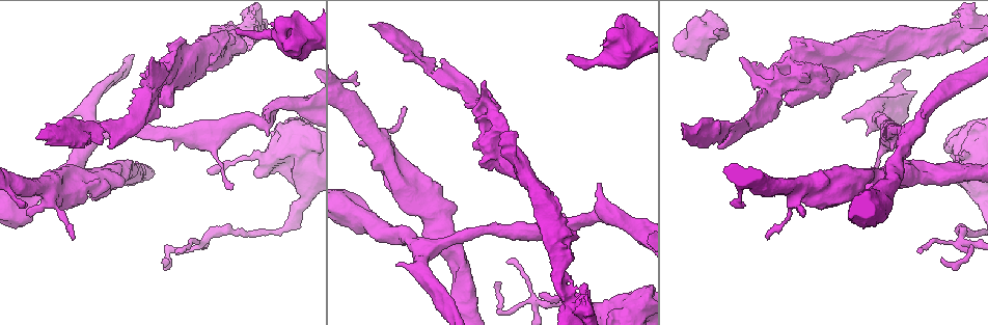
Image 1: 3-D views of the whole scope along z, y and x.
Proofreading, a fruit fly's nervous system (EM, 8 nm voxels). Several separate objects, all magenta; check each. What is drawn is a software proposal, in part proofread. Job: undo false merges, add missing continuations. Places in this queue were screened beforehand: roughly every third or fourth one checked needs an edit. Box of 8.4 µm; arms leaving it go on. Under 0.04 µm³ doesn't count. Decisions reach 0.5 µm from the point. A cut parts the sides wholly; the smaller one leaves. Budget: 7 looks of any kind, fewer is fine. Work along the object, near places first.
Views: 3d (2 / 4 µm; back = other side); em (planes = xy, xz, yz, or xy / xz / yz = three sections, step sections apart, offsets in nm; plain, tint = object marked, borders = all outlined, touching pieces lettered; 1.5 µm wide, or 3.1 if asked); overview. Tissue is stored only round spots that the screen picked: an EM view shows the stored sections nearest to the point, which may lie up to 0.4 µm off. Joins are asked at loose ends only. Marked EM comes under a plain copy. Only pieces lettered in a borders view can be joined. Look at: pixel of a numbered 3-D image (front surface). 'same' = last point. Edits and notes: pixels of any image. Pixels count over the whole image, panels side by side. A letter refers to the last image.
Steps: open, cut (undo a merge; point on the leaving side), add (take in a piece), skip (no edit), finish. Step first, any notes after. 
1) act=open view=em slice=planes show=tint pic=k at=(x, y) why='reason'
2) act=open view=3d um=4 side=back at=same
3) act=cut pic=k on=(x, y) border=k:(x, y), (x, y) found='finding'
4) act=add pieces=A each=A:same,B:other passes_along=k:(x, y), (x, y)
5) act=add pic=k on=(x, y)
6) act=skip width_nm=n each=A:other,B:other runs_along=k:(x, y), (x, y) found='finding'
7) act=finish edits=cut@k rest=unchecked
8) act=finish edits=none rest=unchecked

act=open view=3d um=4 pic=1 at=(570, 59) why='an open end'

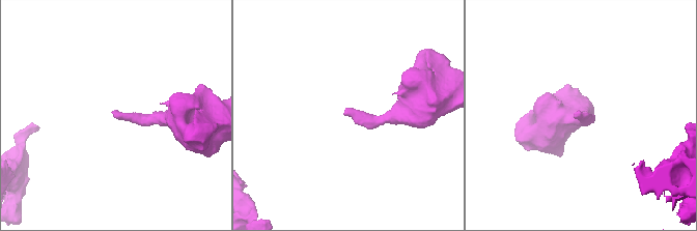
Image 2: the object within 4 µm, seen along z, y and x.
act=open view=em slice=xz step=4 show=borders pic=2 at=(577, 112) why='need the tissue'

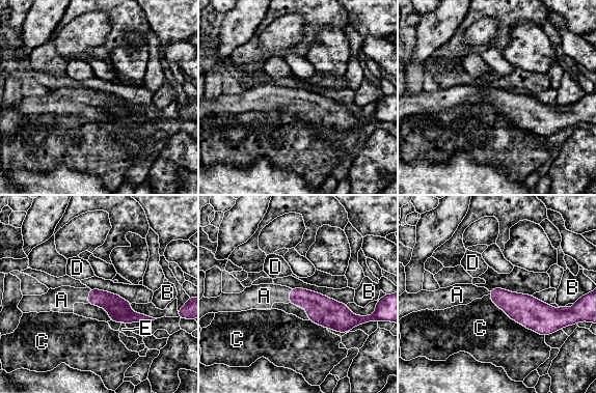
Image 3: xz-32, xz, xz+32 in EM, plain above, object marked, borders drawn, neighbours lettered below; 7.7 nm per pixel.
act=open view=em slice=planes show=borders at=same

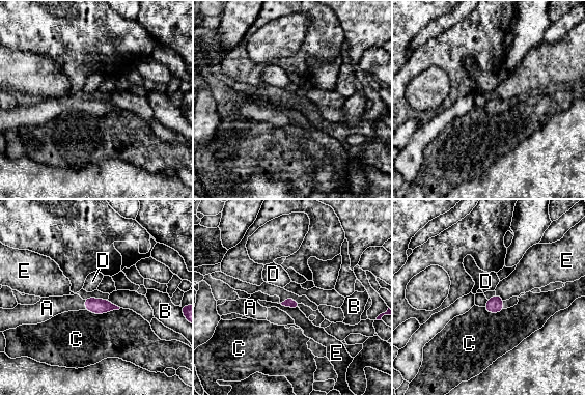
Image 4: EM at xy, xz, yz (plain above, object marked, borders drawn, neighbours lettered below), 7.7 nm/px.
act=add pieces=A each=A:same,B:other,C:other,D:other,E:other passes_along=4:(98, 306), (85, 305), (53, 306) found='it goes on there'

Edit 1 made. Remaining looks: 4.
act=open view=3d um=4 pic=1 at=(924, 116) why='branch stops here'

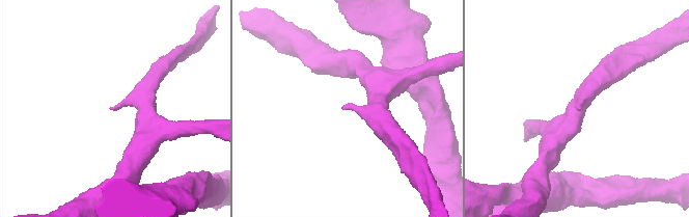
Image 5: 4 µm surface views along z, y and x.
act=open view=em slice=planes show=borders pic=5 at=(111, 108) why='shape alone is not enough'

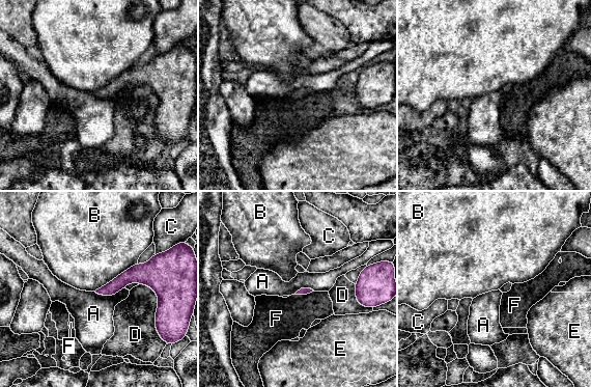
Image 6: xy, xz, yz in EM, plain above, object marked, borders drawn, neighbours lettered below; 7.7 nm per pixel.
act=skip each=A:other,B:other,C:other,D:other,E:other,F:other border=6:(137, 261), (94, 291) found='no lettered piece goes on from it'

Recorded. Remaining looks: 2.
act=open view=3d um=4 pic=1 at=(701, 118) why='free end'

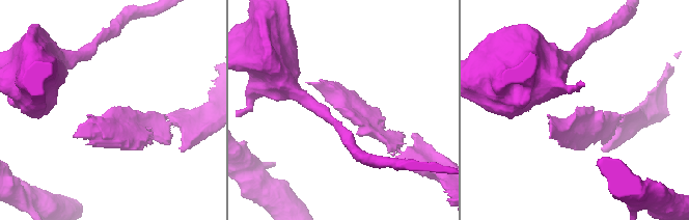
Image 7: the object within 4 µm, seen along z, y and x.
act=open view=em slice=yz step=4 show=borders pic=7 at=(112, 109) why='now the EM'

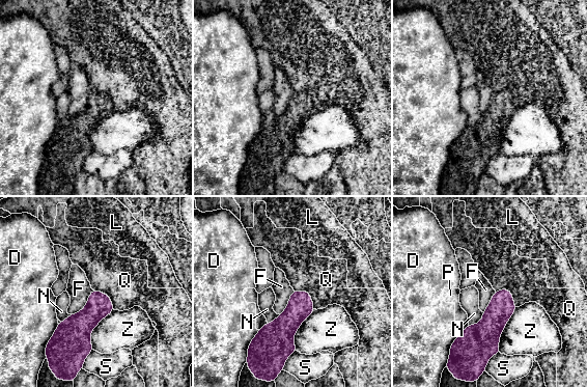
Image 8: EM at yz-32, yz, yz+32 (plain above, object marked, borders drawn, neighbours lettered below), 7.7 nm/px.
act=skip longest_contact=Z:380nm each=D:other,F:other,L:other,N:other,P:other,Q:other,S:other,Z:other border=8:(294, 289), (306, 291), (315, 308) found='none of them fits'

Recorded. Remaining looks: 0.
act=finish edits=add@4 rest=unchecked

